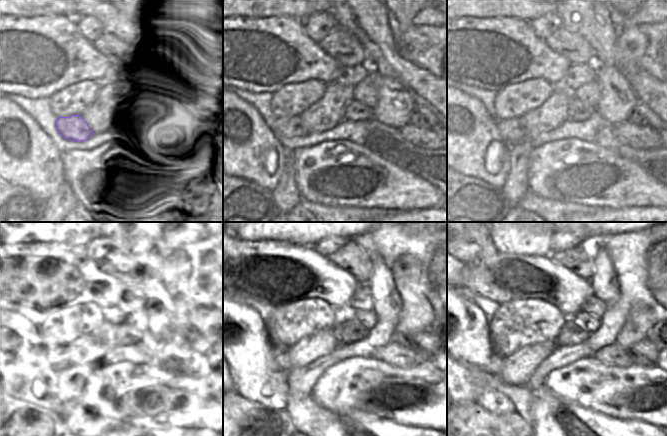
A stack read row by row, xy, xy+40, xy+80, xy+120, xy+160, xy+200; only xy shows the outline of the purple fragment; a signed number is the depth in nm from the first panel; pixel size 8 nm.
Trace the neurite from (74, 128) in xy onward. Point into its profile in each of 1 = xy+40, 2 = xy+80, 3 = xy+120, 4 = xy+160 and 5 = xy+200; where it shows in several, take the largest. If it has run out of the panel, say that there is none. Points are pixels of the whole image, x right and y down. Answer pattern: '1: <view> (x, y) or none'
1: xy+40 (289, 127)
2: xy+80 (510, 131)
3: xy+120 (57, 357)
4: xy+160 (280, 357)
5: xy+200 (493, 367)

